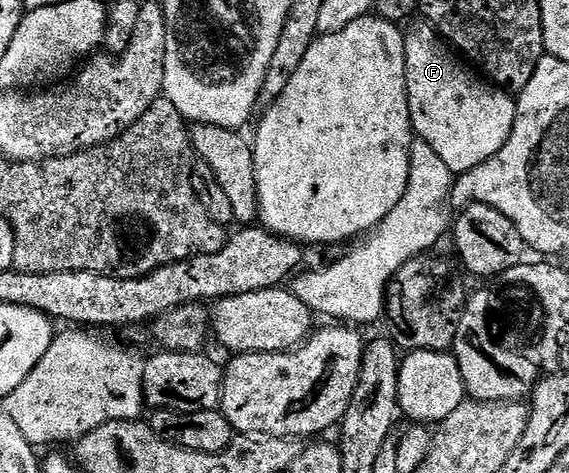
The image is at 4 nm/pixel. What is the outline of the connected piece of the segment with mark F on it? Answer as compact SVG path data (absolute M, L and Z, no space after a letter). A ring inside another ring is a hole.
M412 19L406 25L403 41L414 135L422 143L433 146L437 158L441 158L453 174L468 172L493 158L513 130L516 97L476 75L425 19Z

